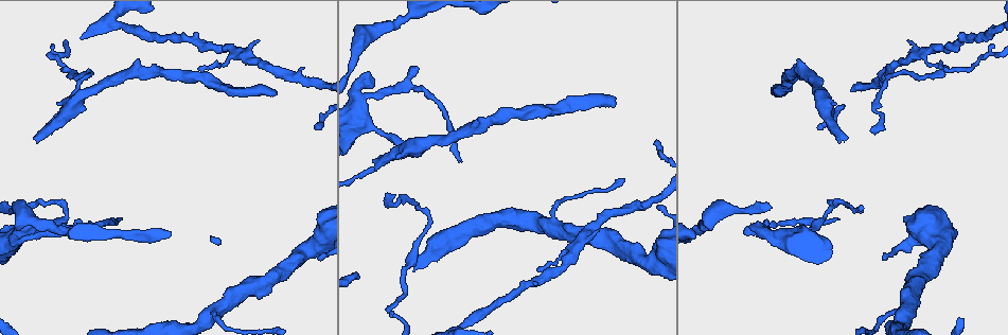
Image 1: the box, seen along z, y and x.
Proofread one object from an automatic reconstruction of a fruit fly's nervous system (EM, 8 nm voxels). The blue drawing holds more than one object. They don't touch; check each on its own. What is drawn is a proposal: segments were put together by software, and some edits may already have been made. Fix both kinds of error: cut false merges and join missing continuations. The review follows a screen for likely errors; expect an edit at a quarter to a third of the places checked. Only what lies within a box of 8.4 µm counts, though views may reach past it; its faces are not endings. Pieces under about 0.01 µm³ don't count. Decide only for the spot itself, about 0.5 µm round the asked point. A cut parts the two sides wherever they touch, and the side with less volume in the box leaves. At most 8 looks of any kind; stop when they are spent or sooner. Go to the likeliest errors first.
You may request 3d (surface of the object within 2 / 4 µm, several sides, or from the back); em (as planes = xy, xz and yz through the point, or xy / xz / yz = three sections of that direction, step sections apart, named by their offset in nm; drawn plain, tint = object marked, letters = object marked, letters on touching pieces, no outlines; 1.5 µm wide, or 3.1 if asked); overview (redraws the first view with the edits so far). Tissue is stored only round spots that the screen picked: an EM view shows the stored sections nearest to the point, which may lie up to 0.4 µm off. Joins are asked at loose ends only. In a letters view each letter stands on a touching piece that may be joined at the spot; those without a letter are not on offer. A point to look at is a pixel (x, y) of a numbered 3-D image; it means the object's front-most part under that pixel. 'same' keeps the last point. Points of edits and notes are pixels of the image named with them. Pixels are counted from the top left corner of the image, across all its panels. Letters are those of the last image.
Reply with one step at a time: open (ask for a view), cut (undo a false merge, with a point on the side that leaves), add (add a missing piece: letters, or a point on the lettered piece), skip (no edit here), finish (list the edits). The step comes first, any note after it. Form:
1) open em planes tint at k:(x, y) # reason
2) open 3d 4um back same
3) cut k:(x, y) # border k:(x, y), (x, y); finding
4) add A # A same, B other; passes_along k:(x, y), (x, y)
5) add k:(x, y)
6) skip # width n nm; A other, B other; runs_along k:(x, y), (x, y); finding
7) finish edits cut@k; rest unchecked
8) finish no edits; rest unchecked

open 3d 4um at 1:(657, 205) # free end

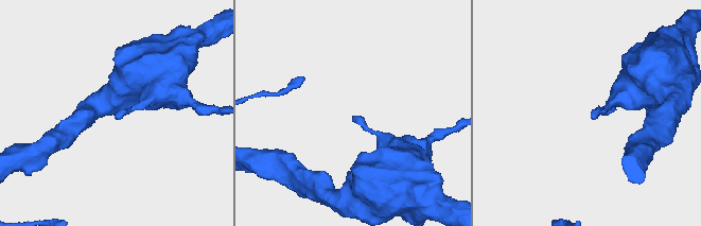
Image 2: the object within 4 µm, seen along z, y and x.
open em yz step 4 letters at 2:(115, 117) # shape alone is not enough

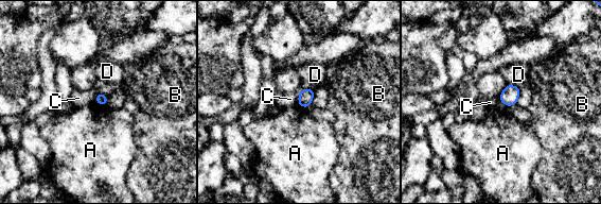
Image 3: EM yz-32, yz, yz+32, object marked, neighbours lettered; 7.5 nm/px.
skip # A other, B other, C other, D other; border 3:(94, 102), (105, 107); no lettered piece goes on from it

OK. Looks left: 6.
open em planes letters at 1:(198, 67) # an open end

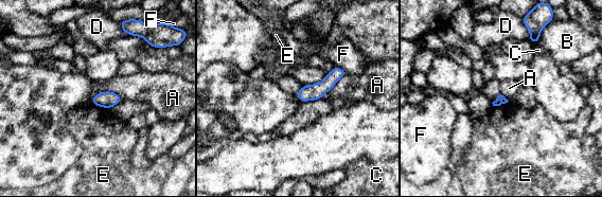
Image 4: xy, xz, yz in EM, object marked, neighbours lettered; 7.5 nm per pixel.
skip # A other, B other, C other, D other, E other, F other; none of them fits

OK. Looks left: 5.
open 3d 4um at 1:(825, 216)

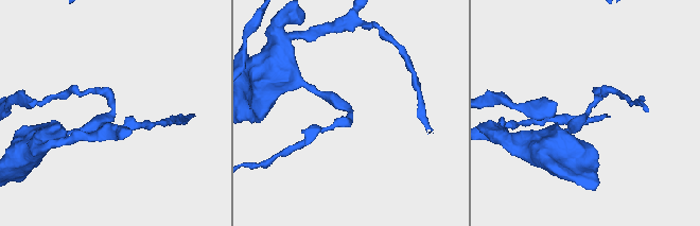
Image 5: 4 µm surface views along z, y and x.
open em yz step 4 tint at 5:(348, 113) # need the tissue

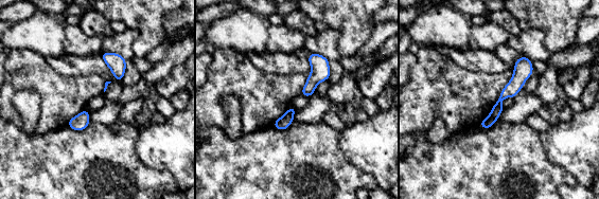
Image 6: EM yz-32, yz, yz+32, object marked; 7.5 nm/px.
open em planes letters same # another direction

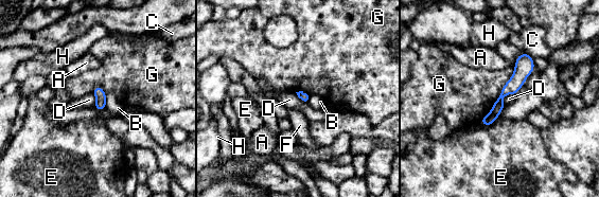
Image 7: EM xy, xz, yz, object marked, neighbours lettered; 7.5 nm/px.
cut 7:(512, 86) # longest_contact G 600 nm; A other, B other, C other, D other, E other, F other, G other, H other; border 7:(491, 110), (497, 115); two neurons meet here

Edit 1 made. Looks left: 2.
finish edits cut@7; rest unchecked

